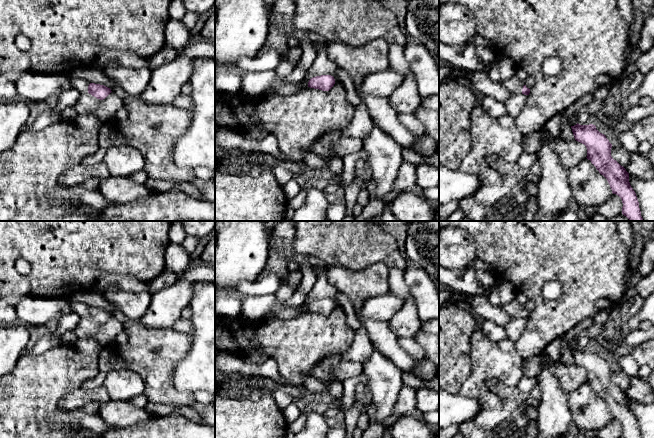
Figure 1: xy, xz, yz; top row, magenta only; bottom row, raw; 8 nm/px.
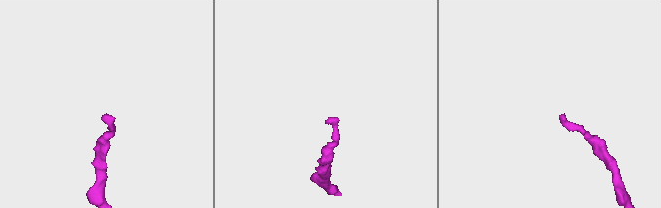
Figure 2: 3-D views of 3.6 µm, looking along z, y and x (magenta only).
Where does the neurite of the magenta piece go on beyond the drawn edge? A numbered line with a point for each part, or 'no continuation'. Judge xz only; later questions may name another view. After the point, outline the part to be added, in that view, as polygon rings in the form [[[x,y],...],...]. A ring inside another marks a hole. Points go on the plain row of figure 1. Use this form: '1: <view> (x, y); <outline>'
no continuation

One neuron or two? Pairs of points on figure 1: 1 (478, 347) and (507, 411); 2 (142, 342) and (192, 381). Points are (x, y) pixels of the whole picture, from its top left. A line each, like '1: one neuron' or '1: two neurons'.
1: one neuron
2: two neurons

